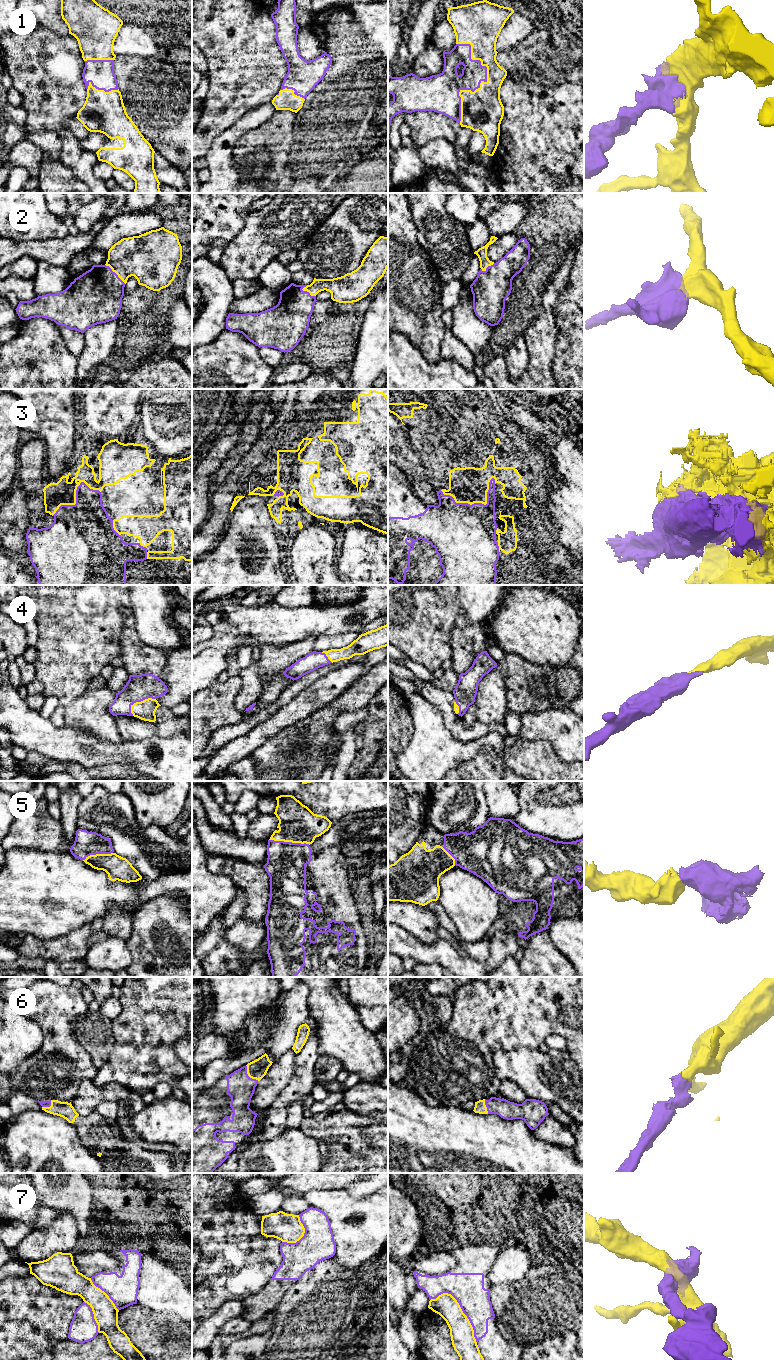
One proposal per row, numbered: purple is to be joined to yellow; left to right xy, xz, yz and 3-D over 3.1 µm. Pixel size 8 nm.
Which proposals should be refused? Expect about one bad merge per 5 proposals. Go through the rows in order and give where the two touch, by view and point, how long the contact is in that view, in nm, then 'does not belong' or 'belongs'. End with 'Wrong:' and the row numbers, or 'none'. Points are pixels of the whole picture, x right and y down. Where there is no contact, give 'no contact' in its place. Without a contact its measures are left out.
1: yz (480, 85) | 650 nm | belongs
2: xy (115, 272) | 220 nm | belongs
3: yz (476, 502) | 460 nm | does not belong
4: xy (141, 701) | 240 nm | belongs
5: xz (289, 841) | 340 nm | belongs
6: xz (248, 1075) | 160 nm | belongs
7: yz (460, 1308) | 500 nm | does not belong
Wrong: 3, 7

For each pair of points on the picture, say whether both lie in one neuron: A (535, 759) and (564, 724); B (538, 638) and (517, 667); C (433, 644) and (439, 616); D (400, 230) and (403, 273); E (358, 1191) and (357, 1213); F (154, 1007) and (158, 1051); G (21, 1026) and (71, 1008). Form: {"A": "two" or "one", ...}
{"A": "two", "B": "two", "C": "one", "D": "one", "E": "two", "F": "one", "G": "two"}

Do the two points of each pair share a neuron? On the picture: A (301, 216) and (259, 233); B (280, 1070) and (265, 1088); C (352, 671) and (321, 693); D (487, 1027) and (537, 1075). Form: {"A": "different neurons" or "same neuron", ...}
{"A": "same neuron", "B": "same neuron", "C": "same neuron", "D": "different neurons"}

